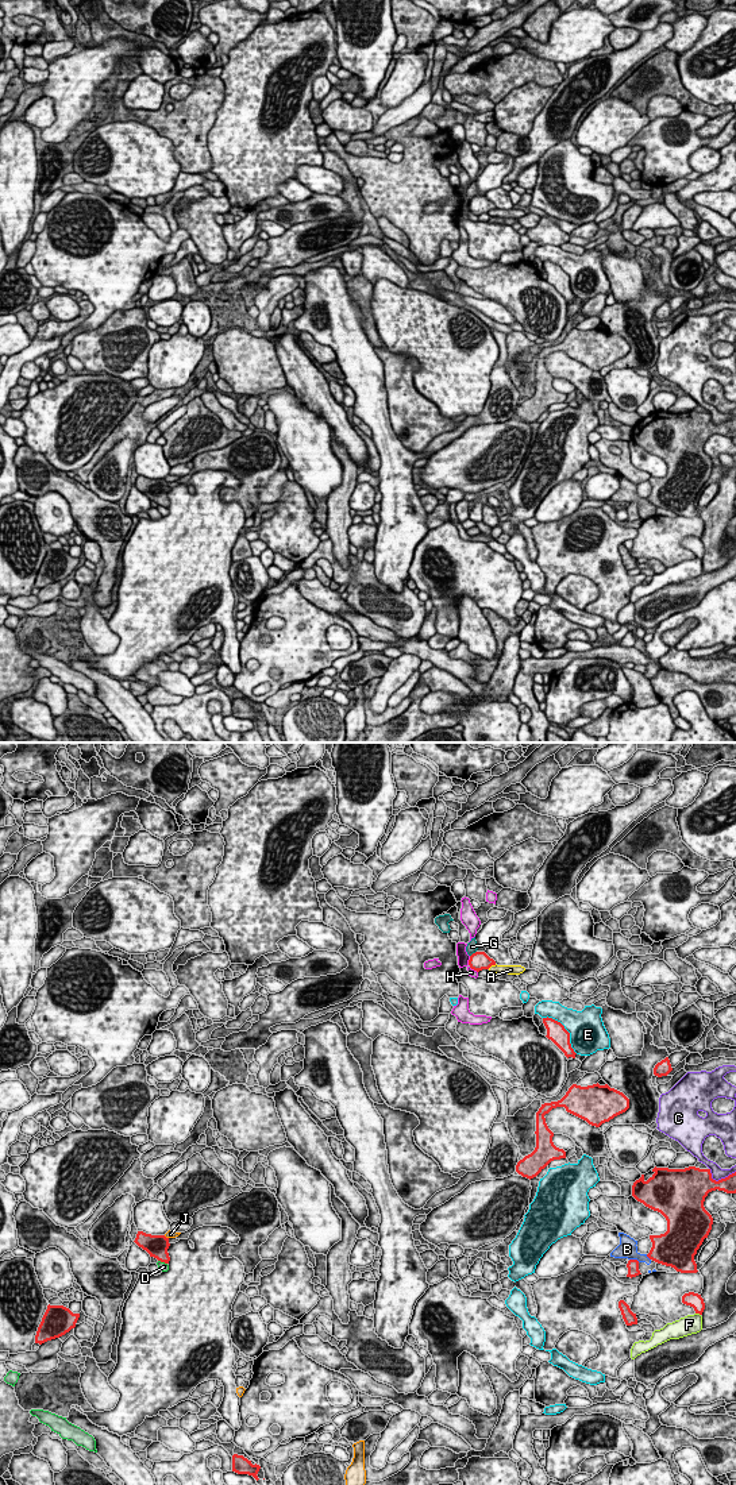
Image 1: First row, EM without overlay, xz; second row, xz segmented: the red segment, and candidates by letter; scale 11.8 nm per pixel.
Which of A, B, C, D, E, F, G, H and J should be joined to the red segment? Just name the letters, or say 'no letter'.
G

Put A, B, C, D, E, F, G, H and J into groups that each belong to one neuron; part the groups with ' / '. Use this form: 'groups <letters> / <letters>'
groups A / B / C / D / E / F / G / H J

